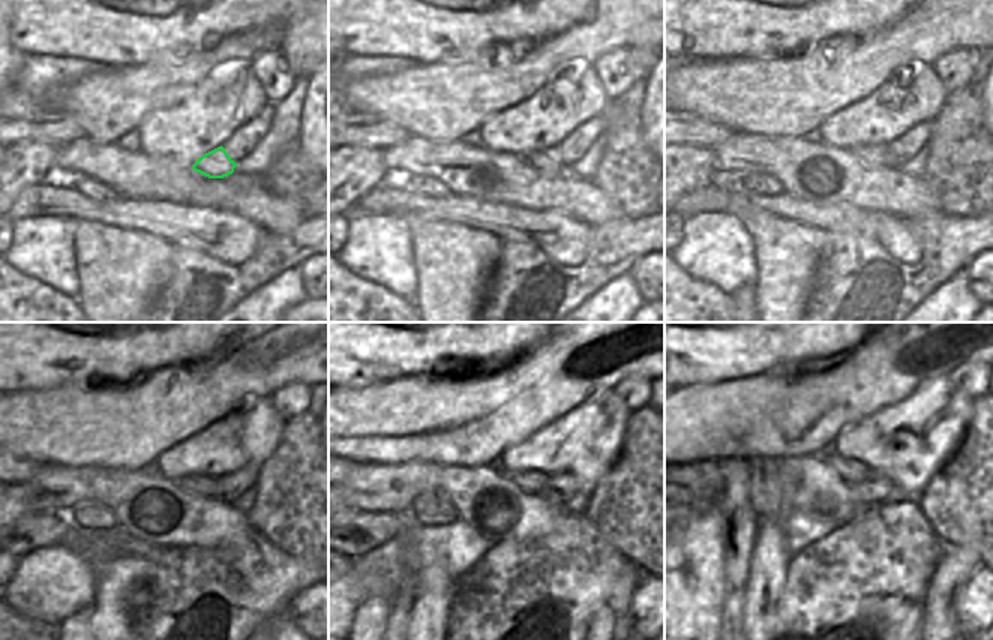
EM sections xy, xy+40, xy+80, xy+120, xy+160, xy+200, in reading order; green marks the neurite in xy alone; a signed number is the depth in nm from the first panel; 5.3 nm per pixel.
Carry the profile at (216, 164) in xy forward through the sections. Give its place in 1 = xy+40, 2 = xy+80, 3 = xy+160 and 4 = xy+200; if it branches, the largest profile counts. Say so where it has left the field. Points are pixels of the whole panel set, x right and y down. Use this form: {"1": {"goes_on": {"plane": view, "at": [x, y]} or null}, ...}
{"1": {"goes_on": {"plane": "xy+40", "at": [548, 162]}}, "2": {"goes_on": {"plane": "xy+80", "at": [873, 156]}}, "3": {"goes_on": {"plane": "xy+160", "at": [531, 483]}}, "4": {"goes_on": {"plane": "xy+200", "at": [851, 471]}}}

